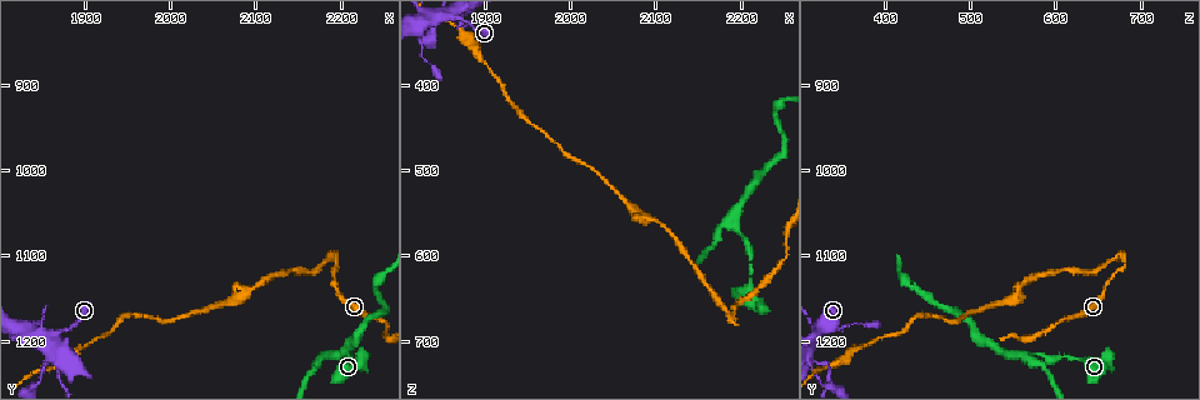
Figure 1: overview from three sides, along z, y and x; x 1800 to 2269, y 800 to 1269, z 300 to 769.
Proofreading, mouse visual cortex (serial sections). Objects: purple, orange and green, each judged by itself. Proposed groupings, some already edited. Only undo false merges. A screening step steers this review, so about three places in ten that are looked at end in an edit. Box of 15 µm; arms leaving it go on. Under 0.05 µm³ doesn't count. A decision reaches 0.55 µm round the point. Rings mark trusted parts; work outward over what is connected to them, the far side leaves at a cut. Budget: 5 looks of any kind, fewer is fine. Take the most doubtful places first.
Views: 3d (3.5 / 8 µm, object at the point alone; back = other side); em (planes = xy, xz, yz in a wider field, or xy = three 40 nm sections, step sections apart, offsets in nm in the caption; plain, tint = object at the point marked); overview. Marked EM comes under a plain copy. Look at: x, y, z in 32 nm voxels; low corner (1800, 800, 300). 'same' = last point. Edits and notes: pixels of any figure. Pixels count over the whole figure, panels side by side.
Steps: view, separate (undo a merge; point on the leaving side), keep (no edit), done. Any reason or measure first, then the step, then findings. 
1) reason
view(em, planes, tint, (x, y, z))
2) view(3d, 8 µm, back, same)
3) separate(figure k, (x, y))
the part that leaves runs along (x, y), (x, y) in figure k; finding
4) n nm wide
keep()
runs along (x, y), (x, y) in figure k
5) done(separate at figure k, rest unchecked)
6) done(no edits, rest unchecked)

abrupt turn
view(3d, 3.5 µm, (2190, 1100, 675))

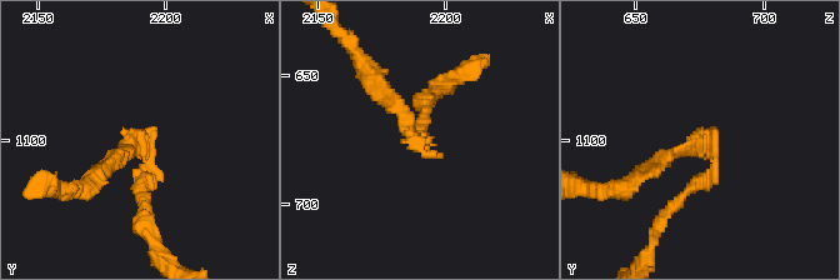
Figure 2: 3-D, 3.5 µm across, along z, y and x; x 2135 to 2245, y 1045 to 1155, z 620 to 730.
arms of 150, 200 nm
view(em, xy, step 2, tint, (2191, 1103, 676))

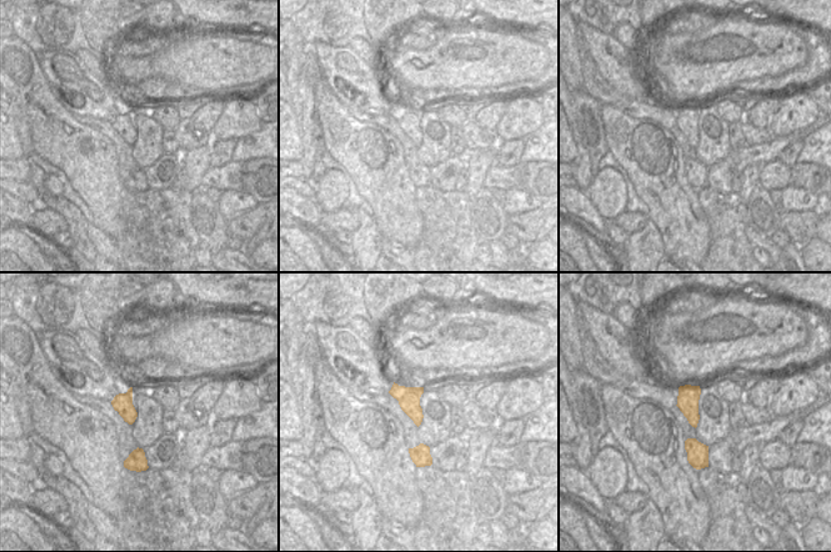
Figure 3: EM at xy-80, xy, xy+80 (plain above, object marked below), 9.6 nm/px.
separate(figure 2, (128, 150))
the part that leaves runs along (141, 156), (126, 149), (84, 188) in figure 2; two cells meet here

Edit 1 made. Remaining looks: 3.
view(overview)

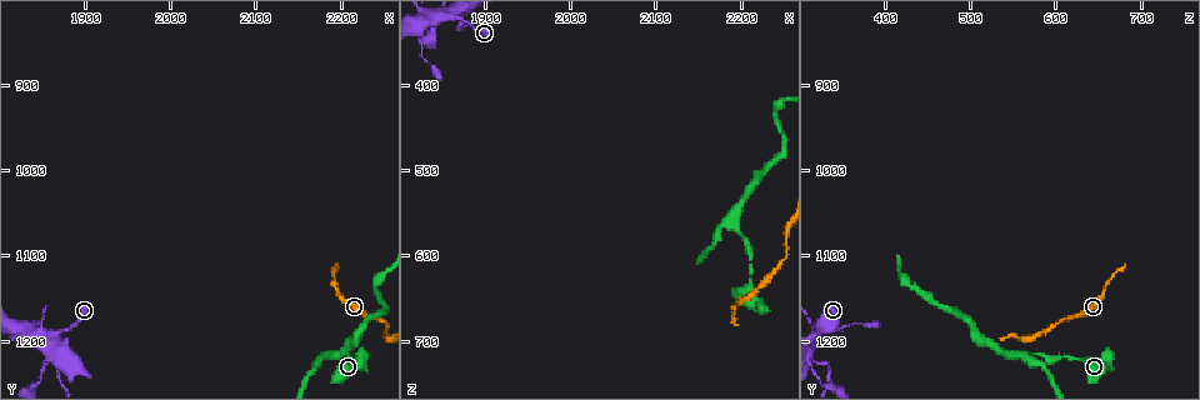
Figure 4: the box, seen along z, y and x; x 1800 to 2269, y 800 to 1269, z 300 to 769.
three arms meet
view(3d, 3.5 µm, (2195, 1215, 570))

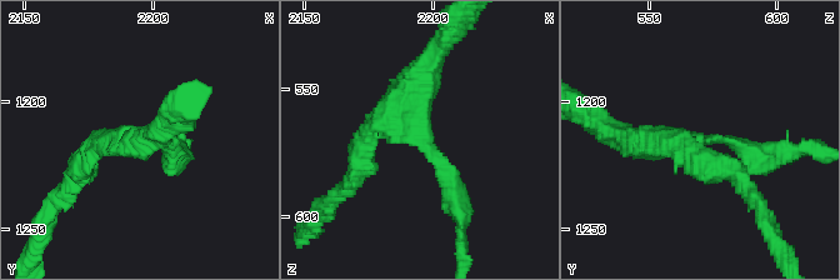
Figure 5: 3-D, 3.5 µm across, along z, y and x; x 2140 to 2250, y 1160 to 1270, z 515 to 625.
3 arms; arms of 250, 250, 400 nm; need the tissue
view(em, planes, tint, (2195, 1216, 568))

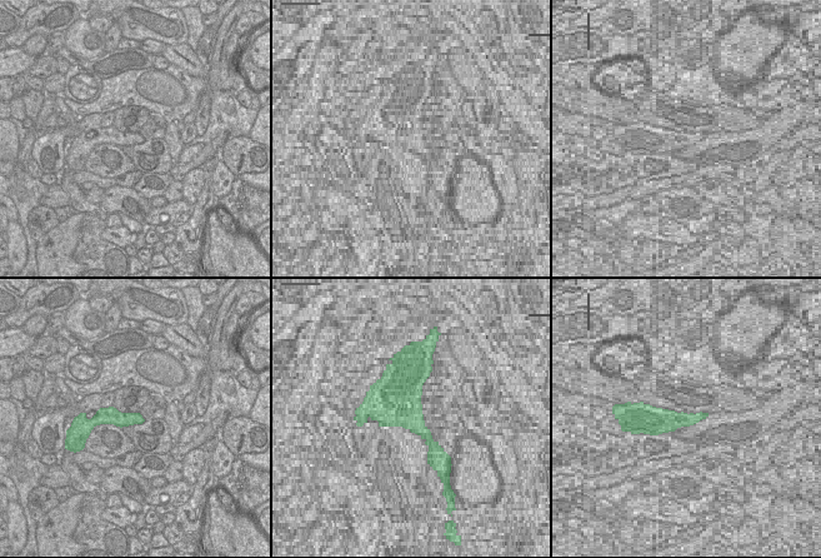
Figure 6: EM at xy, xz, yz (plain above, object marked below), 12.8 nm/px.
keep()
runs along (139, 418), (99, 418), (91, 422) in figure 6; continuous, no second cell

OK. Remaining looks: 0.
done(separate at figure 2, rest unchecked)

